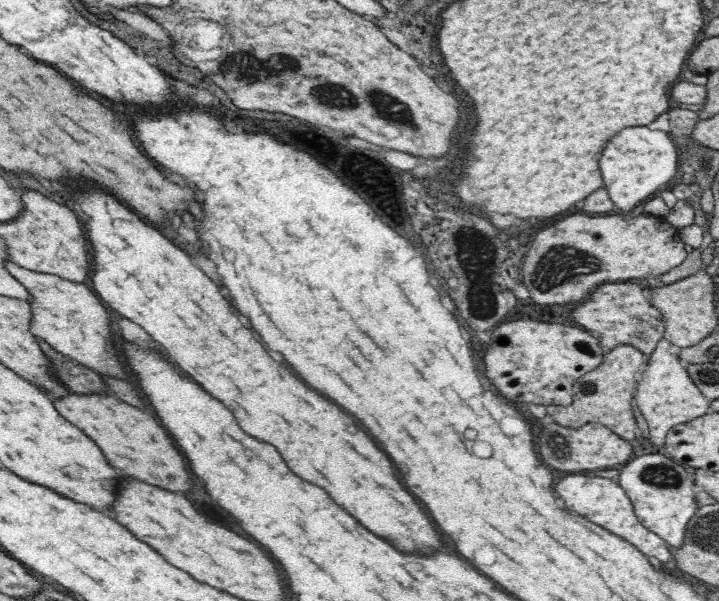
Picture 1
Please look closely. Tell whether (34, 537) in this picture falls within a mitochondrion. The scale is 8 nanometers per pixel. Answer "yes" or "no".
no

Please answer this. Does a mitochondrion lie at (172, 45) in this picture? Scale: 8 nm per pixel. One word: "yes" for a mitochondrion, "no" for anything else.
no

